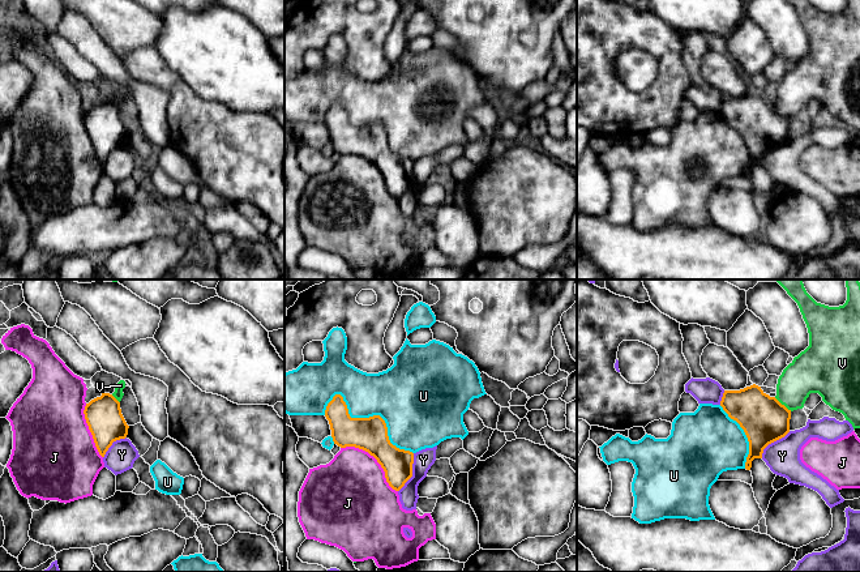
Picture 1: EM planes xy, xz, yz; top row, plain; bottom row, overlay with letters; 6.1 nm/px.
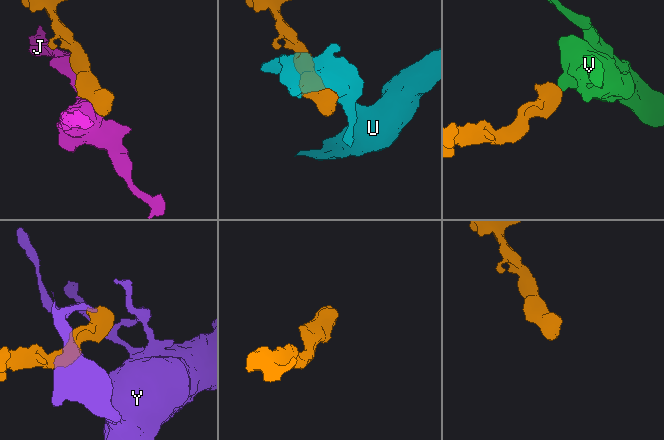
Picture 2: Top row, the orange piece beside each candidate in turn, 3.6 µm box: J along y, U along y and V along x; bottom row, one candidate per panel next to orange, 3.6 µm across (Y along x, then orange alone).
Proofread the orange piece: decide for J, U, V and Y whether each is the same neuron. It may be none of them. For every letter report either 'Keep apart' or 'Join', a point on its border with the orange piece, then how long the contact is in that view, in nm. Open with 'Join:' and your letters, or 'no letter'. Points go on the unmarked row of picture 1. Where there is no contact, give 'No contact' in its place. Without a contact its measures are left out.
Join: V
J: Keep apart. Touches orange at xz (375, 165). Shared border 440 nm
U: Keep apart. Touches orange at xz (372, 124). Shared border 600 nm
V: Join. Touches orange at yz (783, 112). Shared border 140 nm
Y: Keep apart. Touches orange at xz (411, 180). Shared border 260 nm

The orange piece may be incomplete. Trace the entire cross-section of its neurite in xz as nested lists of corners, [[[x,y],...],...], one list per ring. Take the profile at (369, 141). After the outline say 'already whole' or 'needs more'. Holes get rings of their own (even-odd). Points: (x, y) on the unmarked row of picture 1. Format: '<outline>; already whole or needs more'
[[[335,102],[326,114],[325,124],[334,151],[341,155],[355,154],[373,163],[393,197],[399,199],[412,184],[414,161],[390,150],[386,131],[380,123],[351,125],[343,104]]]; already whole

